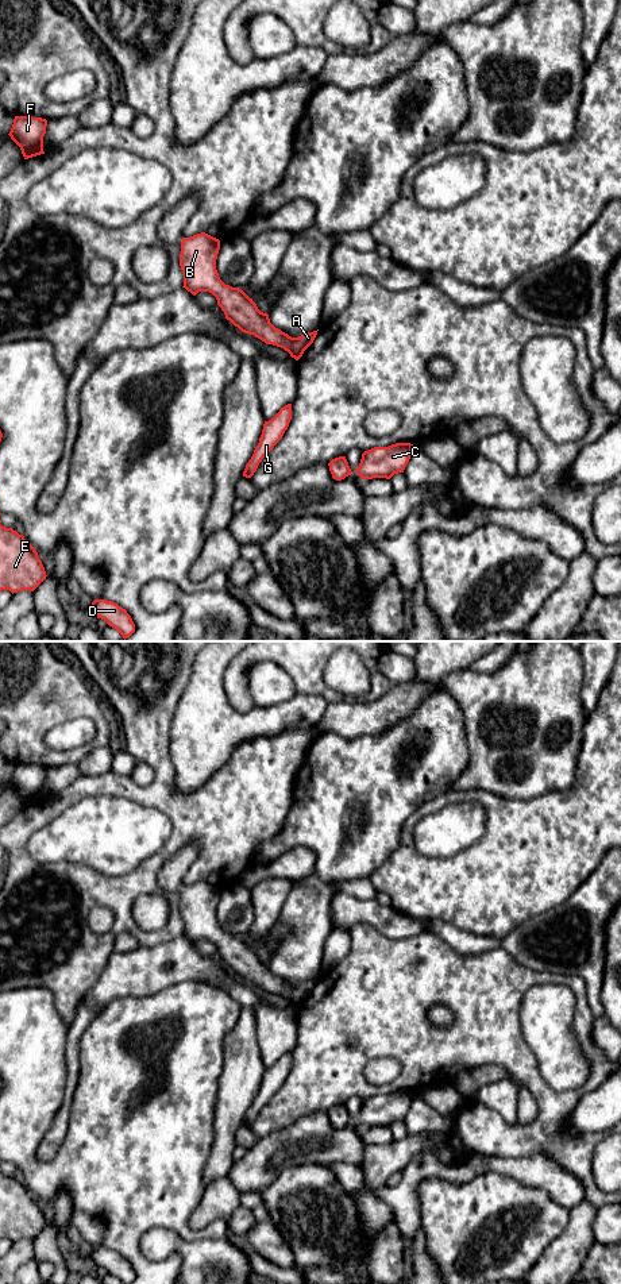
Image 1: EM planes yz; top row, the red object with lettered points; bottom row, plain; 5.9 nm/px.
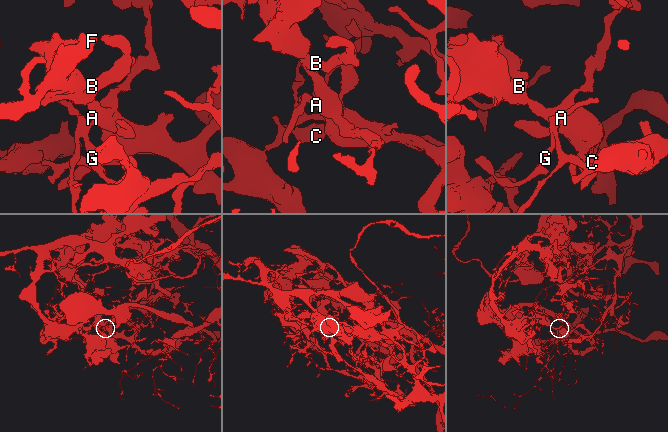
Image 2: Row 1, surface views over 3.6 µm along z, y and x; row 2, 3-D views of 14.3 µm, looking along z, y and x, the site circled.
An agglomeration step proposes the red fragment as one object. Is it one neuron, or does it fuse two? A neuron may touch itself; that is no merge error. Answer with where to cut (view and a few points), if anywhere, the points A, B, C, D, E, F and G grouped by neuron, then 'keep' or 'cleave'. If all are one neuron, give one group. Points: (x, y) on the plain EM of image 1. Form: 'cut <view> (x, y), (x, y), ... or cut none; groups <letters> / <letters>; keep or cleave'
cut yz (290, 1002), (299, 1006); groups A B C E F / D G; cleave

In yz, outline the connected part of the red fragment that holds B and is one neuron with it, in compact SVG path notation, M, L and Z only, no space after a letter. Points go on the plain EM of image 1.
M205 882L182 886L180 914L184 921L184 934L196 944L198 940L209 940L217 953L235 975L242 980L254 983L266 992L284 996L290 1003L302 1005L313 991L317 979L292 986L275 976L267 961L258 957L256 952L242 937L225 933L216 918L216 907L220 888Z

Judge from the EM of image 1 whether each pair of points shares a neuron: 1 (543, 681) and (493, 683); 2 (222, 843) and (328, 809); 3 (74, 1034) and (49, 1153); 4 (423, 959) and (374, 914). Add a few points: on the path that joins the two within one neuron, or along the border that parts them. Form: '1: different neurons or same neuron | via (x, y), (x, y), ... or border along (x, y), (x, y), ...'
1: same neuron | via (531, 683), (505, 683)
2: different neurons | border along (293, 791), (290, 809), (281, 826)
3: same neuron | via (72, 1064), (69, 1095), (60, 1124)
4: different neurons | border along (371, 926), (392, 939), (413, 937), (423, 930)

